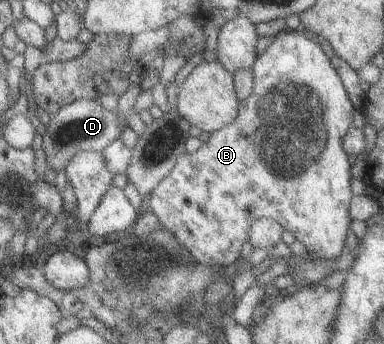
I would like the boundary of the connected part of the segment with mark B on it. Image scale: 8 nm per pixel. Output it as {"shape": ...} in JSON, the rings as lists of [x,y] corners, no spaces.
{"shape":[[[288,28],[274,36],[274,40],[264,49],[264,52],[255,58],[254,66],[251,69],[253,70],[252,94],[240,102],[236,118],[230,124],[210,133],[208,140],[203,142],[198,150],[192,153],[185,152],[172,168],[172,172],[146,196],[144,209],[152,212],[160,220],[160,224],[186,246],[196,262],[206,266],[232,265],[238,258],[241,258],[240,251],[242,244],[247,241],[250,225],[262,217],[273,218],[286,232],[292,232],[296,240],[306,246],[307,257],[320,260],[338,258],[344,249],[346,234],[348,234],[348,228],[350,228],[352,221],[349,215],[349,204],[353,197],[350,189],[350,182],[352,182],[351,166],[348,161],[348,154],[342,146],[342,137],[353,124],[355,112],[355,108],[342,84],[342,79],[316,40],[312,40],[306,32]]]}

